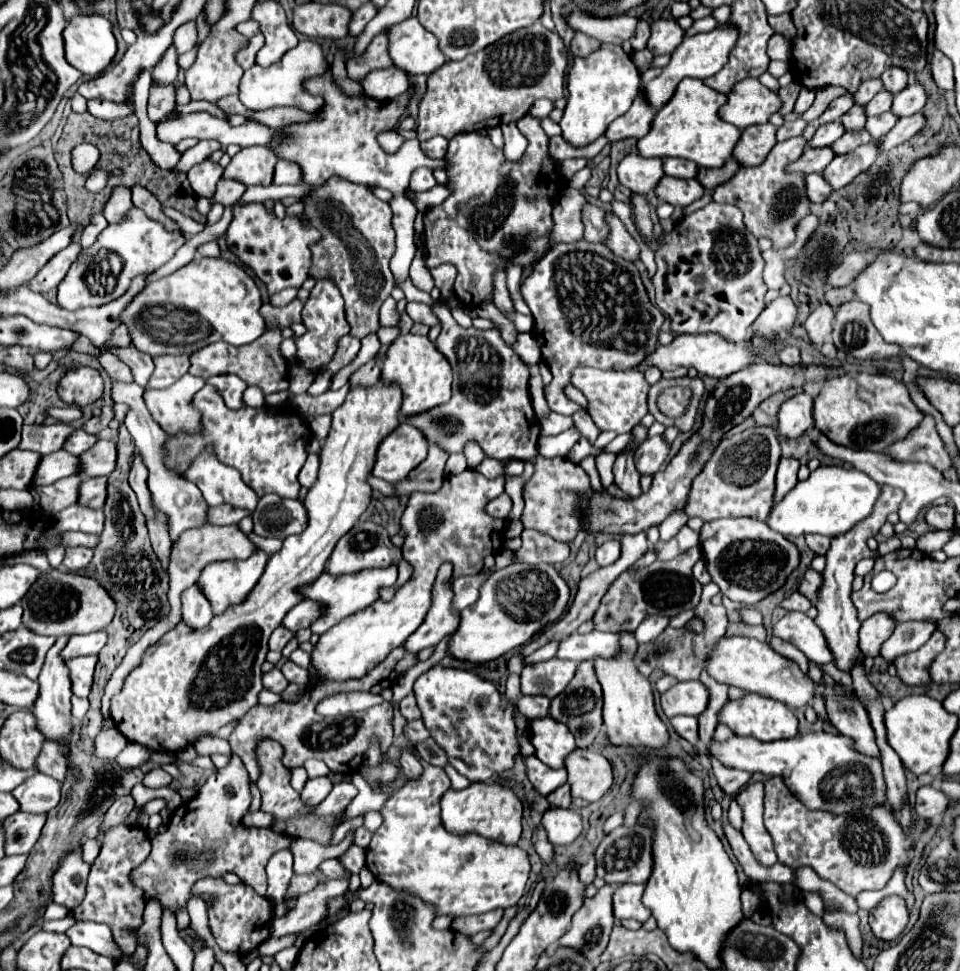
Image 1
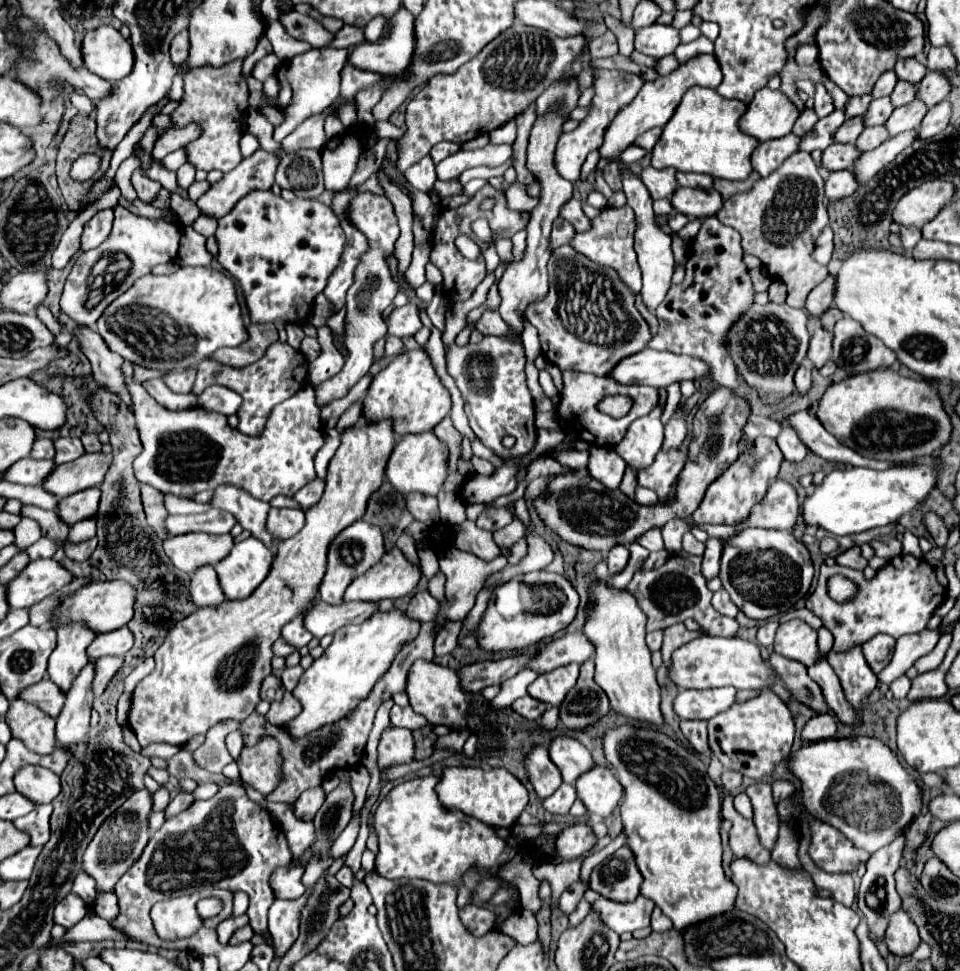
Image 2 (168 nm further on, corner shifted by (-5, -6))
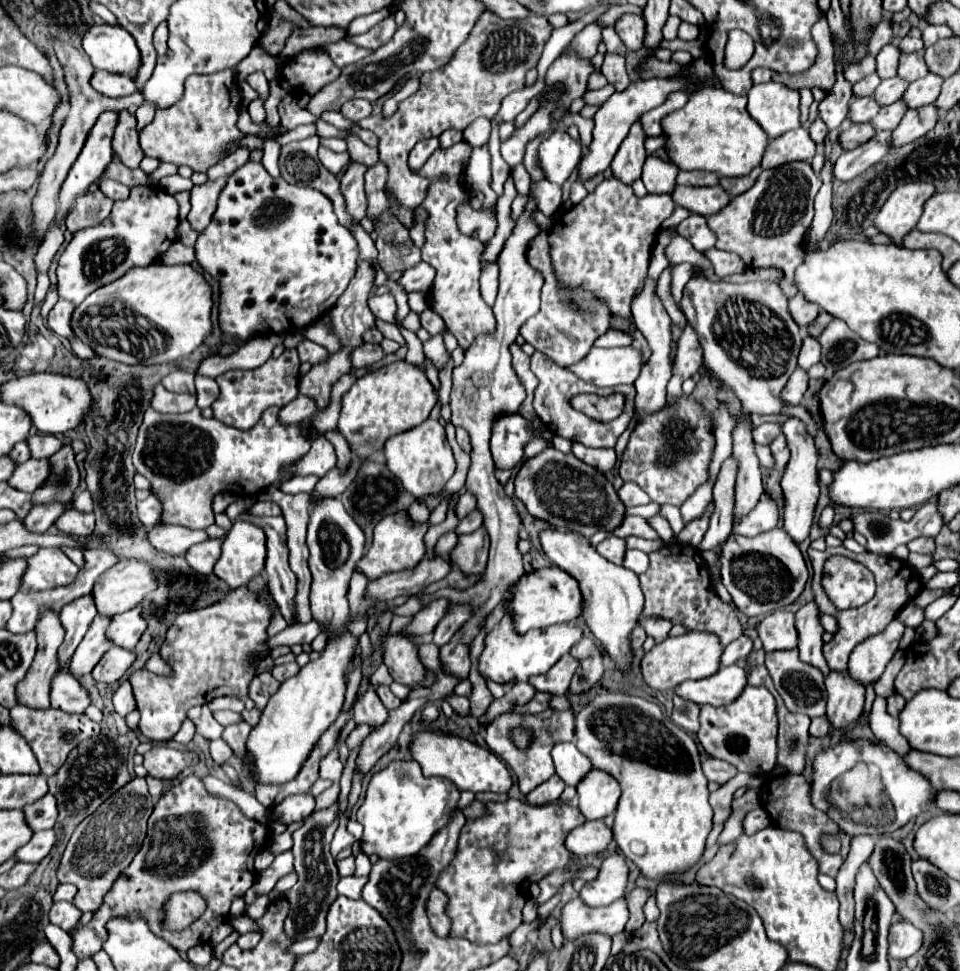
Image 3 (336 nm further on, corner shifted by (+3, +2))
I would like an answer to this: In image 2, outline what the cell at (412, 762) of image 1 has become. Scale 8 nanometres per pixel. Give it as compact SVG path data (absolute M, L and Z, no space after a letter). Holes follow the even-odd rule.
M388 726L378 744L378 764L380 768L386 768L390 764L408 764L414 760L414 740L412 732L408 728L396 728Z

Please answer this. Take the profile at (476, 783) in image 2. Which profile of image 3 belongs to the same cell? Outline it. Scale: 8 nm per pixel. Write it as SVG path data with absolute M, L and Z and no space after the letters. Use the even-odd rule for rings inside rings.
M420 732L414 738L412 744L412 756L422 766L422 772L426 778L440 776L452 780L460 792L470 790L474 794L478 792L500 792L508 794L508 790L514 786L514 780L506 768L506 764L488 748L480 748L478 744L472 744L460 736L454 734L440 734L440 732Z

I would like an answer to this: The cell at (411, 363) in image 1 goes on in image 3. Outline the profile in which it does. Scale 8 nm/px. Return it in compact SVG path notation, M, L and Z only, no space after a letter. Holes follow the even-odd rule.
M396 360L384 368L372 370L366 376L358 378L350 392L344 394L338 430L348 440L352 452L358 458L366 460L374 450L382 450L384 442L390 436L406 432L408 428L414 428L424 422L436 402L438 396L424 370L420 366L408 364L406 360Z

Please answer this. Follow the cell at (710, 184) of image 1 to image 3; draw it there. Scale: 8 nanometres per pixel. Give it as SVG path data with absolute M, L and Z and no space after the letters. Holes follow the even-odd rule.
M758 166L758 168L754 168L750 174L740 176L740 178L720 178L718 184L720 184L726 192L730 192L730 196L738 196L738 194L746 192L746 190L756 182L756 178L758 178L760 172L762 172L762 168Z

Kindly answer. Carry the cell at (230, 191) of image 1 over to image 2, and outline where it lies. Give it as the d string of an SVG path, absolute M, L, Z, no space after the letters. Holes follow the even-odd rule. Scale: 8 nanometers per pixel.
M200 216L200 218L194 222L192 228L194 228L196 232L200 232L202 236L210 238L210 236L214 236L214 232L216 232L216 220L214 220L214 218L208 218L208 216Z

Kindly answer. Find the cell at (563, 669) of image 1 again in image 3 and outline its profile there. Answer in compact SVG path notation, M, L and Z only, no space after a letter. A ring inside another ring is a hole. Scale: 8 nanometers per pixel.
M570 654L562 656L562 660L558 660L558 664L554 664L550 668L550 672L542 674L542 676L530 676L530 684L534 684L534 688L538 692L546 692L552 696L562 696L568 690L568 684L574 676L574 670L578 666L578 660L572 658Z

